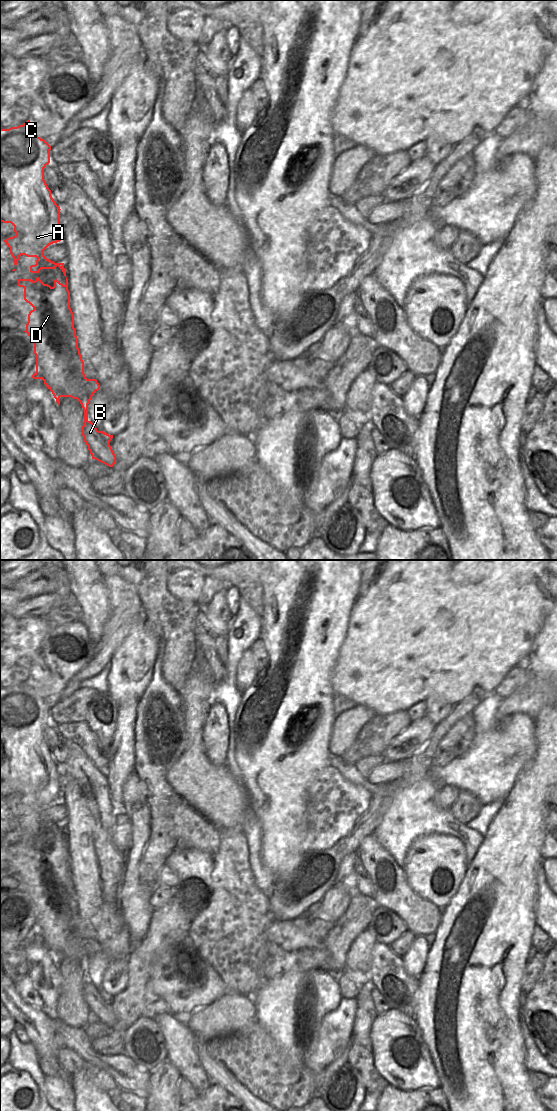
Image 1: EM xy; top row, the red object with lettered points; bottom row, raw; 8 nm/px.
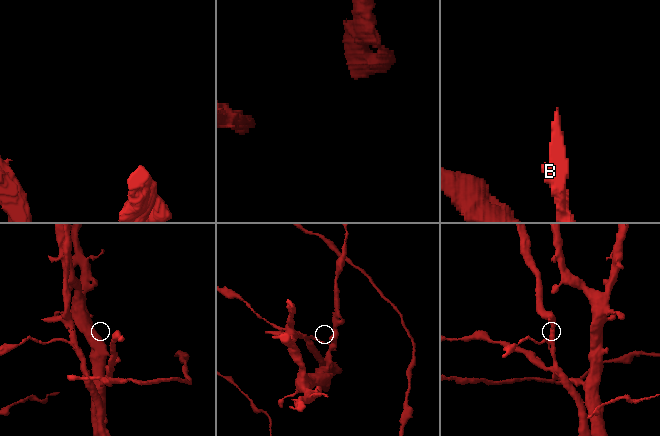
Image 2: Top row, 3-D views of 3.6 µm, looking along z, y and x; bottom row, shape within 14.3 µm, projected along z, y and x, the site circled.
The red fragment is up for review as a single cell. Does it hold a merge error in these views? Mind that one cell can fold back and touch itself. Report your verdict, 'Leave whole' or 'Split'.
Split

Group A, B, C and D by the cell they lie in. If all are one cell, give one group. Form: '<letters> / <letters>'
A C D / B

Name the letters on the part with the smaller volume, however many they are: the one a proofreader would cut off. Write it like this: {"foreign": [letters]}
{"foreign": ["B"]}

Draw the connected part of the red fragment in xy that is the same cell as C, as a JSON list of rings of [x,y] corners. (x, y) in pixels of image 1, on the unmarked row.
[[[28,680],[17,687],[0,689],[0,781],[11,783],[16,793],[4,802],[10,808],[14,825],[18,824],[21,815],[36,817],[36,824],[30,826],[31,833],[58,826],[66,837],[64,823],[55,823],[44,816],[44,810],[49,805],[61,801],[61,769],[44,740],[44,728],[50,723],[51,706],[32,690],[30,683]]]

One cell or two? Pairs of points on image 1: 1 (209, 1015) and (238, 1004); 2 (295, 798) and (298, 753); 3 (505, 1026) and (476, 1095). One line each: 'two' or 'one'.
1: one
2: one
3: one

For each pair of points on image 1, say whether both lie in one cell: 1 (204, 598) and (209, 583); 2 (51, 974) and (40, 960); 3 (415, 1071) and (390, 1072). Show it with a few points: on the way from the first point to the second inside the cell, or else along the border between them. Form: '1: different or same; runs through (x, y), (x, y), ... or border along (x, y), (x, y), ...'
1: same; runs through (207, 594), (209, 587)
2: same; runs through (48, 971), (41, 963)
3: same; runs through (409, 1071), (396, 1071)

